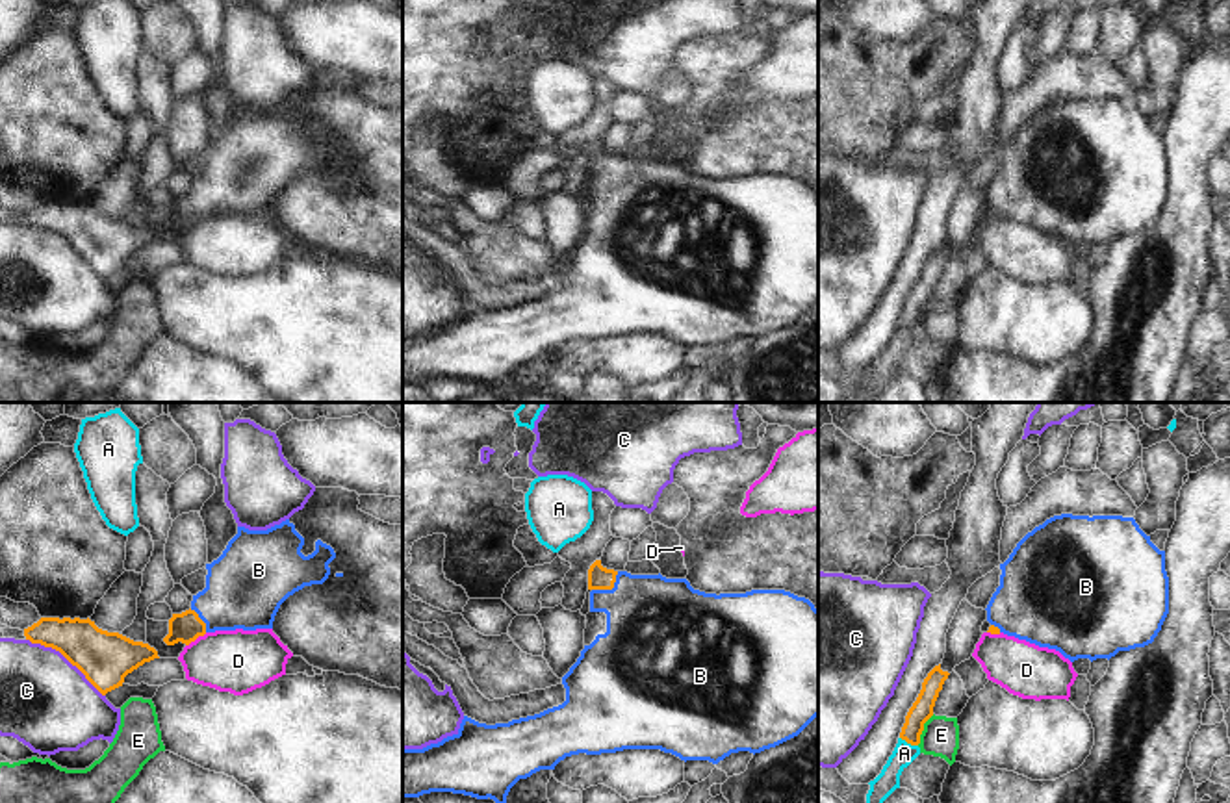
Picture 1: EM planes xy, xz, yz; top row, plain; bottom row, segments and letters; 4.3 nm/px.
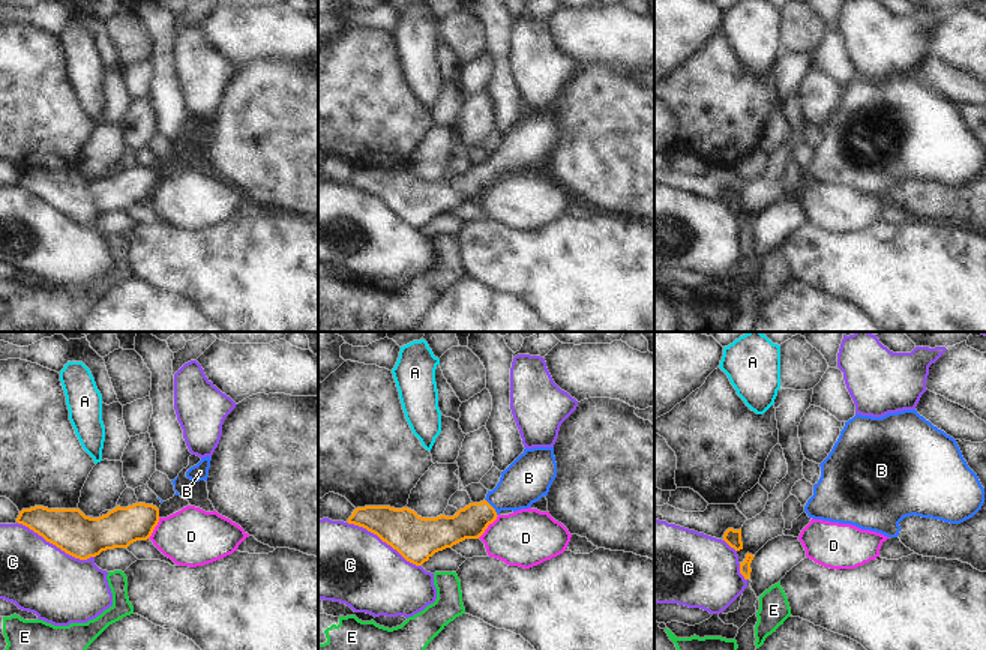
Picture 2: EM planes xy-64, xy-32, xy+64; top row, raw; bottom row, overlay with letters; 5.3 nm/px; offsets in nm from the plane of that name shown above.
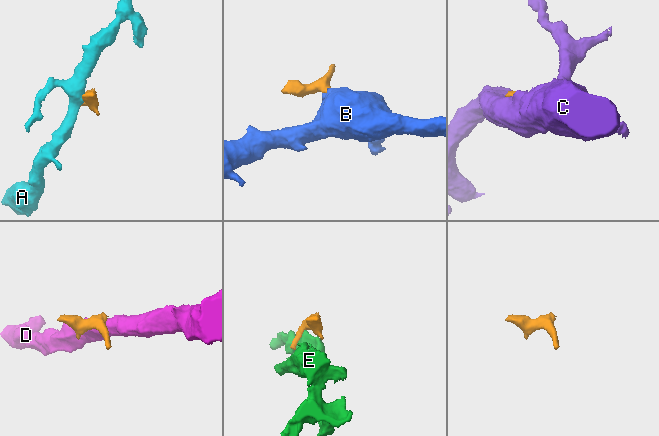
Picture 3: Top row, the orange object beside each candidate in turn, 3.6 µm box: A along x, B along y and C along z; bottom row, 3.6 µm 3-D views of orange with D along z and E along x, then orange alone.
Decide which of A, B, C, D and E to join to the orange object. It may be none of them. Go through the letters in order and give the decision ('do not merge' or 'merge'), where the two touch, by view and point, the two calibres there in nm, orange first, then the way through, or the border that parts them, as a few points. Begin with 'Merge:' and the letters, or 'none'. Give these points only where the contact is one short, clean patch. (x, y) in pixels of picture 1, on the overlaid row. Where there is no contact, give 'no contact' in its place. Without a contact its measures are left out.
Merge: B
A: do not merge | yz (909, 742) | 100/100 nm
B: merge | xz (609, 588) | 100/420 nm | across xz (600, 577), (609, 588), (627, 599), (653, 625)
C: do not merge | xy (65, 657) | 220/400 nm
D: do not merge | xy (195, 638) | 140/280 nm | along xy (206, 633), (186, 646)
E: do not merge | yz (922, 729) | 100/160 nm | along yz (934, 714), (924, 724), (917, 744)

